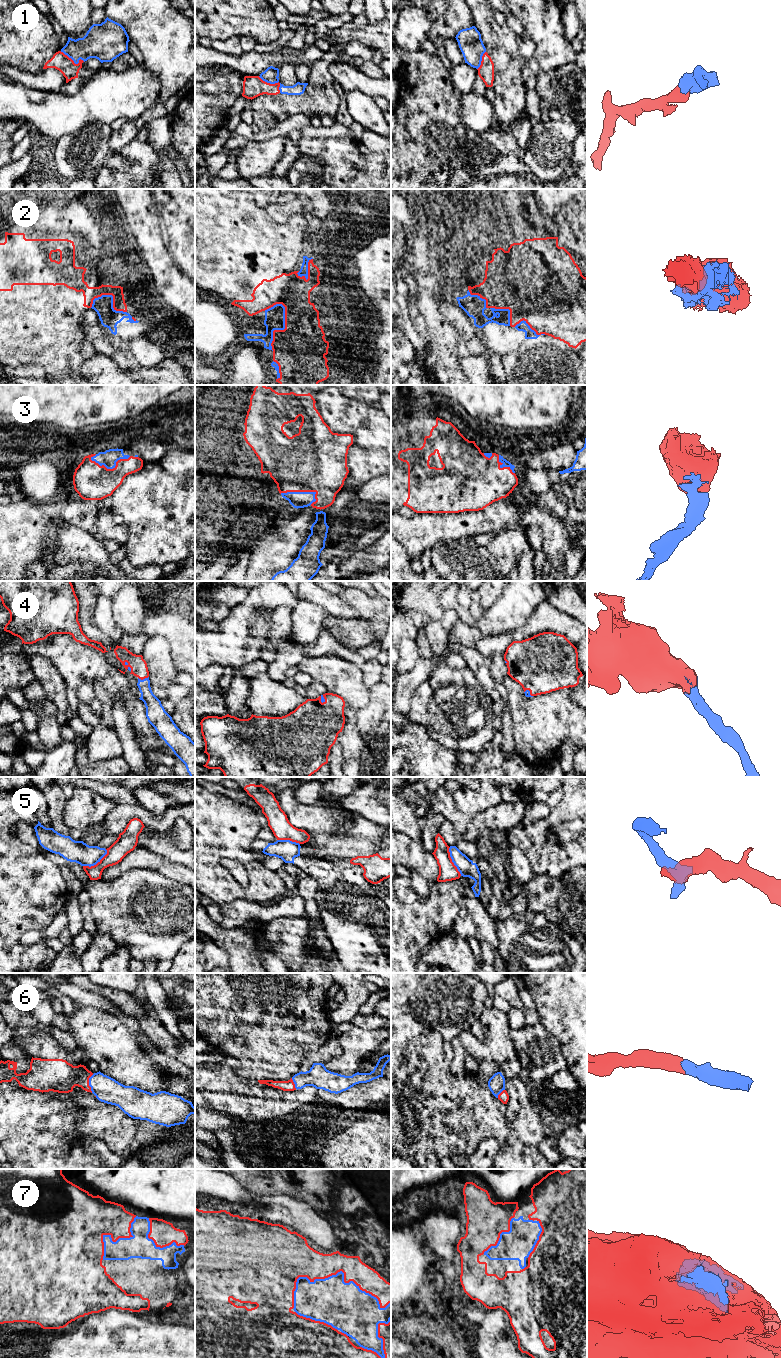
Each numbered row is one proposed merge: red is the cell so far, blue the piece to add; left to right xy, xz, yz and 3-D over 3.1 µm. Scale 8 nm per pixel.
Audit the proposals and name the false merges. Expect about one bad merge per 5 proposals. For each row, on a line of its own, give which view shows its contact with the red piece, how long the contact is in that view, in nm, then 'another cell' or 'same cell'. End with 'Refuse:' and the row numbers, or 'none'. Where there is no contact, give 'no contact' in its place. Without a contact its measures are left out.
1: xz | 220 nm | same cell
2: xz | 400 nm | same cell
3: xy | 320 nm | same cell
4: xy | 90 nm | same cell
5: xy | 240 nm | another cell
6: xy | 150 nm | same cell
7: xz | 800 nm | same cell
Refuse: 5

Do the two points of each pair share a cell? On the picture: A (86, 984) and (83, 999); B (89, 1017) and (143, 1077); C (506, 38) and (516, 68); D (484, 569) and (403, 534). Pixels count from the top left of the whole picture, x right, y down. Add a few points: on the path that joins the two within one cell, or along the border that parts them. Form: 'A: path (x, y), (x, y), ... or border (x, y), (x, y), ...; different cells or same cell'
A: border (70, 983), (107, 998); different cells
B: path (98, 1032), (128, 1062); same cell
C: path (506, 45), (506, 57), (509, 61); same cell
D: border (455, 538), (440, 538), (430, 548); different cells

